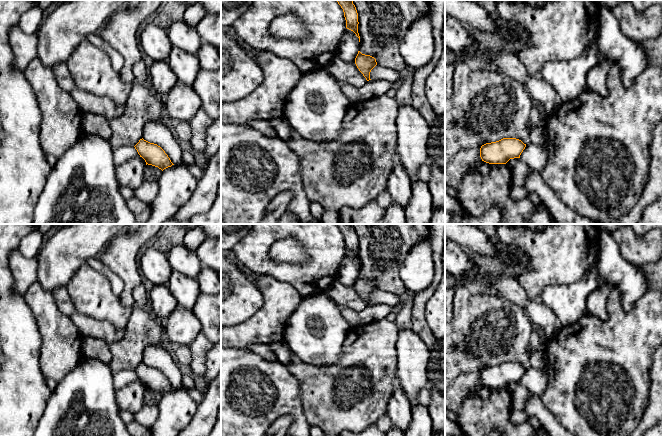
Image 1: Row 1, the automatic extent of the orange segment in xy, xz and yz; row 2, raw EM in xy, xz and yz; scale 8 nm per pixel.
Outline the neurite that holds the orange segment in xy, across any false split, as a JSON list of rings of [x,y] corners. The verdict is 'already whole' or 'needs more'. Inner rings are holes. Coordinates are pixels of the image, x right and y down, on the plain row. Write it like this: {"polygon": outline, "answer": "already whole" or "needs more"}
{"polygon": [[[143,362],[134,370],[146,389],[158,391],[162,395],[174,389],[165,375],[157,368],[150,367]]], "answer": "already whole"}

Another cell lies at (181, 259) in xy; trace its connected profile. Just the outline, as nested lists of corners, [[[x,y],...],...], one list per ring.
[[[184,243],[172,248],[167,256],[174,271],[189,278],[196,279],[198,277],[202,264],[196,252],[189,250]]]

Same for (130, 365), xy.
[[[134,305],[123,337],[109,344],[112,360],[108,365],[112,373],[135,370],[143,362],[144,349],[150,345],[160,346],[165,336],[165,321],[157,318],[149,305]]]

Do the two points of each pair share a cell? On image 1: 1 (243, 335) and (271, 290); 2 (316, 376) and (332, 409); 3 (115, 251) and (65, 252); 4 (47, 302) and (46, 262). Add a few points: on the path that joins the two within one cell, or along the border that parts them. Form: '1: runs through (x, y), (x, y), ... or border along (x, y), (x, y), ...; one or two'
1: runs through (255, 326), (271, 310), (271, 302); one
2: runs through (318, 384), (332, 398), (332, 401); one
3: border along (118, 234), (97, 256); two
4: border along (37, 280), (51, 293); two

